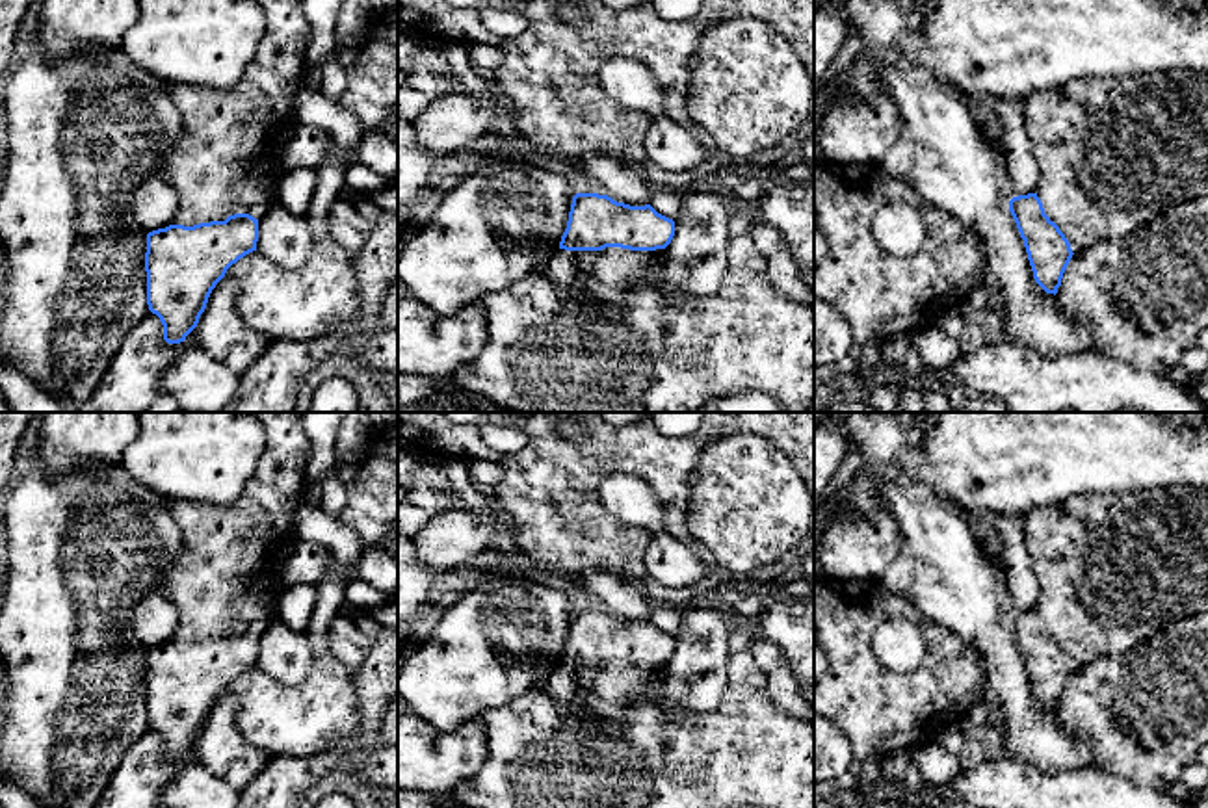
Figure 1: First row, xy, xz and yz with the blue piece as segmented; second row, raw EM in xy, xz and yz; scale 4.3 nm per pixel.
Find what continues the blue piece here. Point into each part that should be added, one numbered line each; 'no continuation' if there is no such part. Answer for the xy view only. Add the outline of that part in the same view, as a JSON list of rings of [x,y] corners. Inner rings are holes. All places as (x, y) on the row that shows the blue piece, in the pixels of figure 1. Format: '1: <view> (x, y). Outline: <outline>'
1: xy (231, 140). Outline: [[[255,0],[266,17],[266,32],[240,82],[227,89],[169,84],[182,117],[182,134],[164,162],[162,176],[178,195],[171,225],[193,227],[225,221],[234,214],[255,219],[269,210],[266,182],[279,178],[279,156],[299,124],[292,113],[295,85],[303,80],[312,37],[301,0]]]

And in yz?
1: yz (1114, 153). Outline: [[[1206,72],[1087,76],[1033,91],[1024,104],[1024,126],[1041,171],[1035,193],[1072,253],[1123,238],[1171,206],[1208,195]]]

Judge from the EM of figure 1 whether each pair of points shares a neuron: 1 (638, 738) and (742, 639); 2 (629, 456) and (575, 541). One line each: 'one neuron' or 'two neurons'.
1: two neurons
2: one neuron

